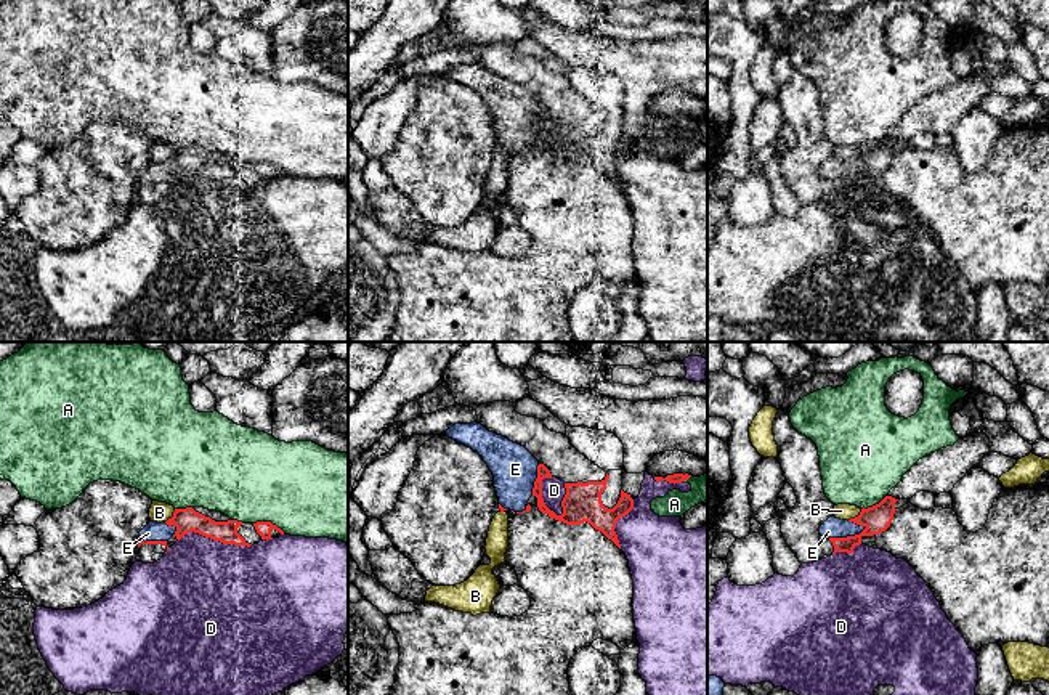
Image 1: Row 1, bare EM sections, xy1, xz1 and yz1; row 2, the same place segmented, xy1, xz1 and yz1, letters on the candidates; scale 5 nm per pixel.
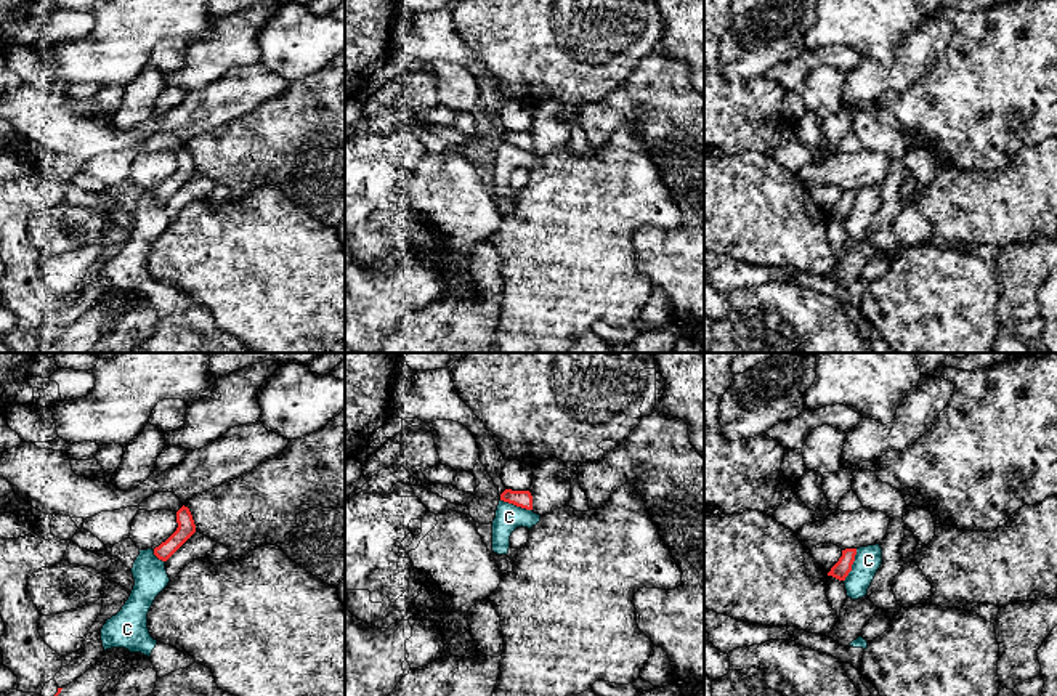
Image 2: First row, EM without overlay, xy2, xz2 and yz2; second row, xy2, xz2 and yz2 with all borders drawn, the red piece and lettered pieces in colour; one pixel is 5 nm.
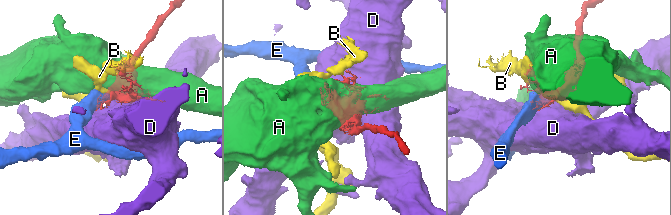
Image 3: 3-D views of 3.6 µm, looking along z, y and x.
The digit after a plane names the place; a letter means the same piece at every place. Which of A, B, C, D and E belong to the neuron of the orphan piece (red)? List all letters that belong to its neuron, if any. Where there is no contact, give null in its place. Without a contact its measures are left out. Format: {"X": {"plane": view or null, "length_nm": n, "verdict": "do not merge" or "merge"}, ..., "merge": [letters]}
{"A": {"plane": "xy1", "length_nm": 170, "verdict": "do not merge"}, "B": {"plane": "yz1", "length_nm": 90, "verdict": "do not merge"}, "C": {"plane": "yz2", "length_nm": 180, "verdict": "do not merge"}, "D": {"plane": "xz1", "length_nm": 220, "verdict": "do not merge"}, "E": {"plane": "yz1", "length_nm": 200, "verdict": "merge"}, "merge": ["E"]}

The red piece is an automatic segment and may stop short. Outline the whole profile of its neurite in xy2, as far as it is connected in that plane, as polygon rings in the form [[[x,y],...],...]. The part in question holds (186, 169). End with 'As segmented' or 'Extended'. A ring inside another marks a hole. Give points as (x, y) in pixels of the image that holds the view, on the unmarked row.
[[[184,146],[176,152],[176,164],[176,172],[154,189],[154,196],[162,202],[167,202],[196,173],[192,156]]]. As segmented

